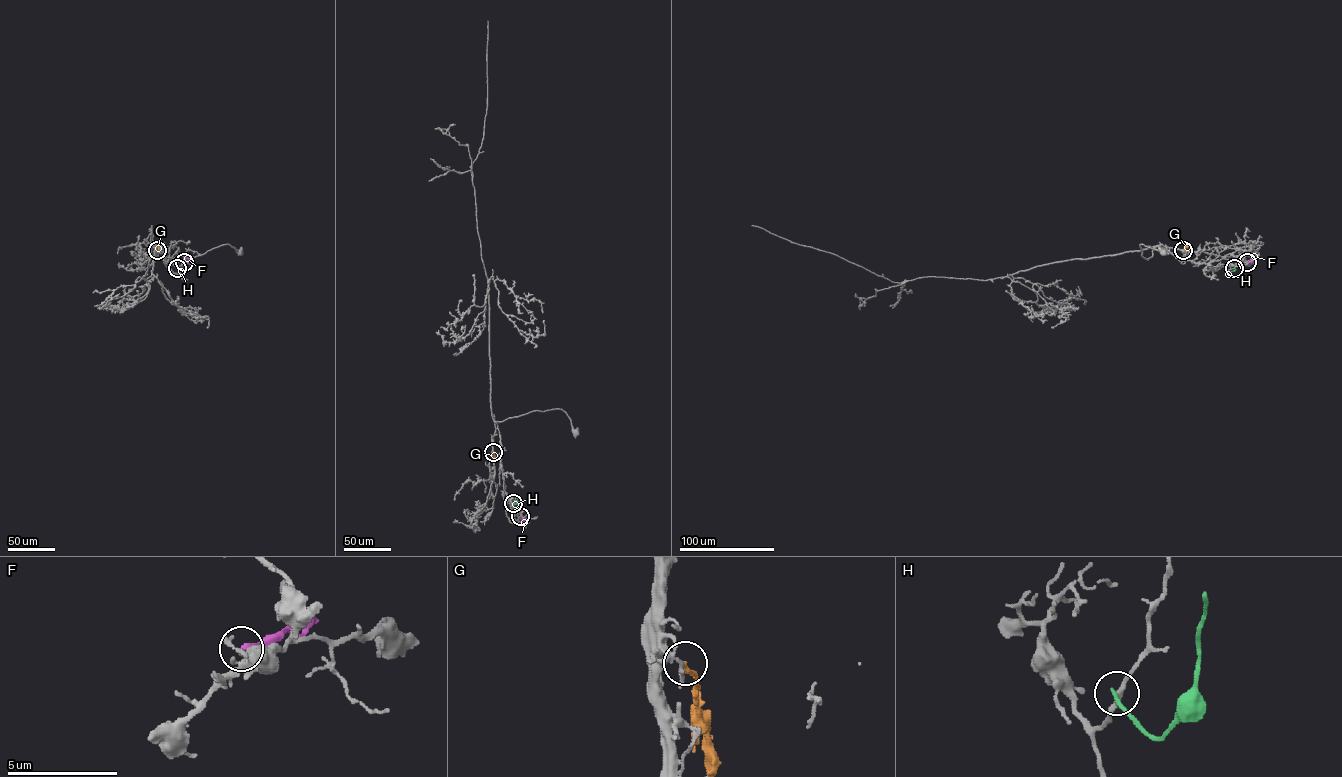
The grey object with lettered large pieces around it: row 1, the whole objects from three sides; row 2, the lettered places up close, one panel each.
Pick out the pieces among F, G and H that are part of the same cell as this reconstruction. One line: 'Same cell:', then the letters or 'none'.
Same cell: none

